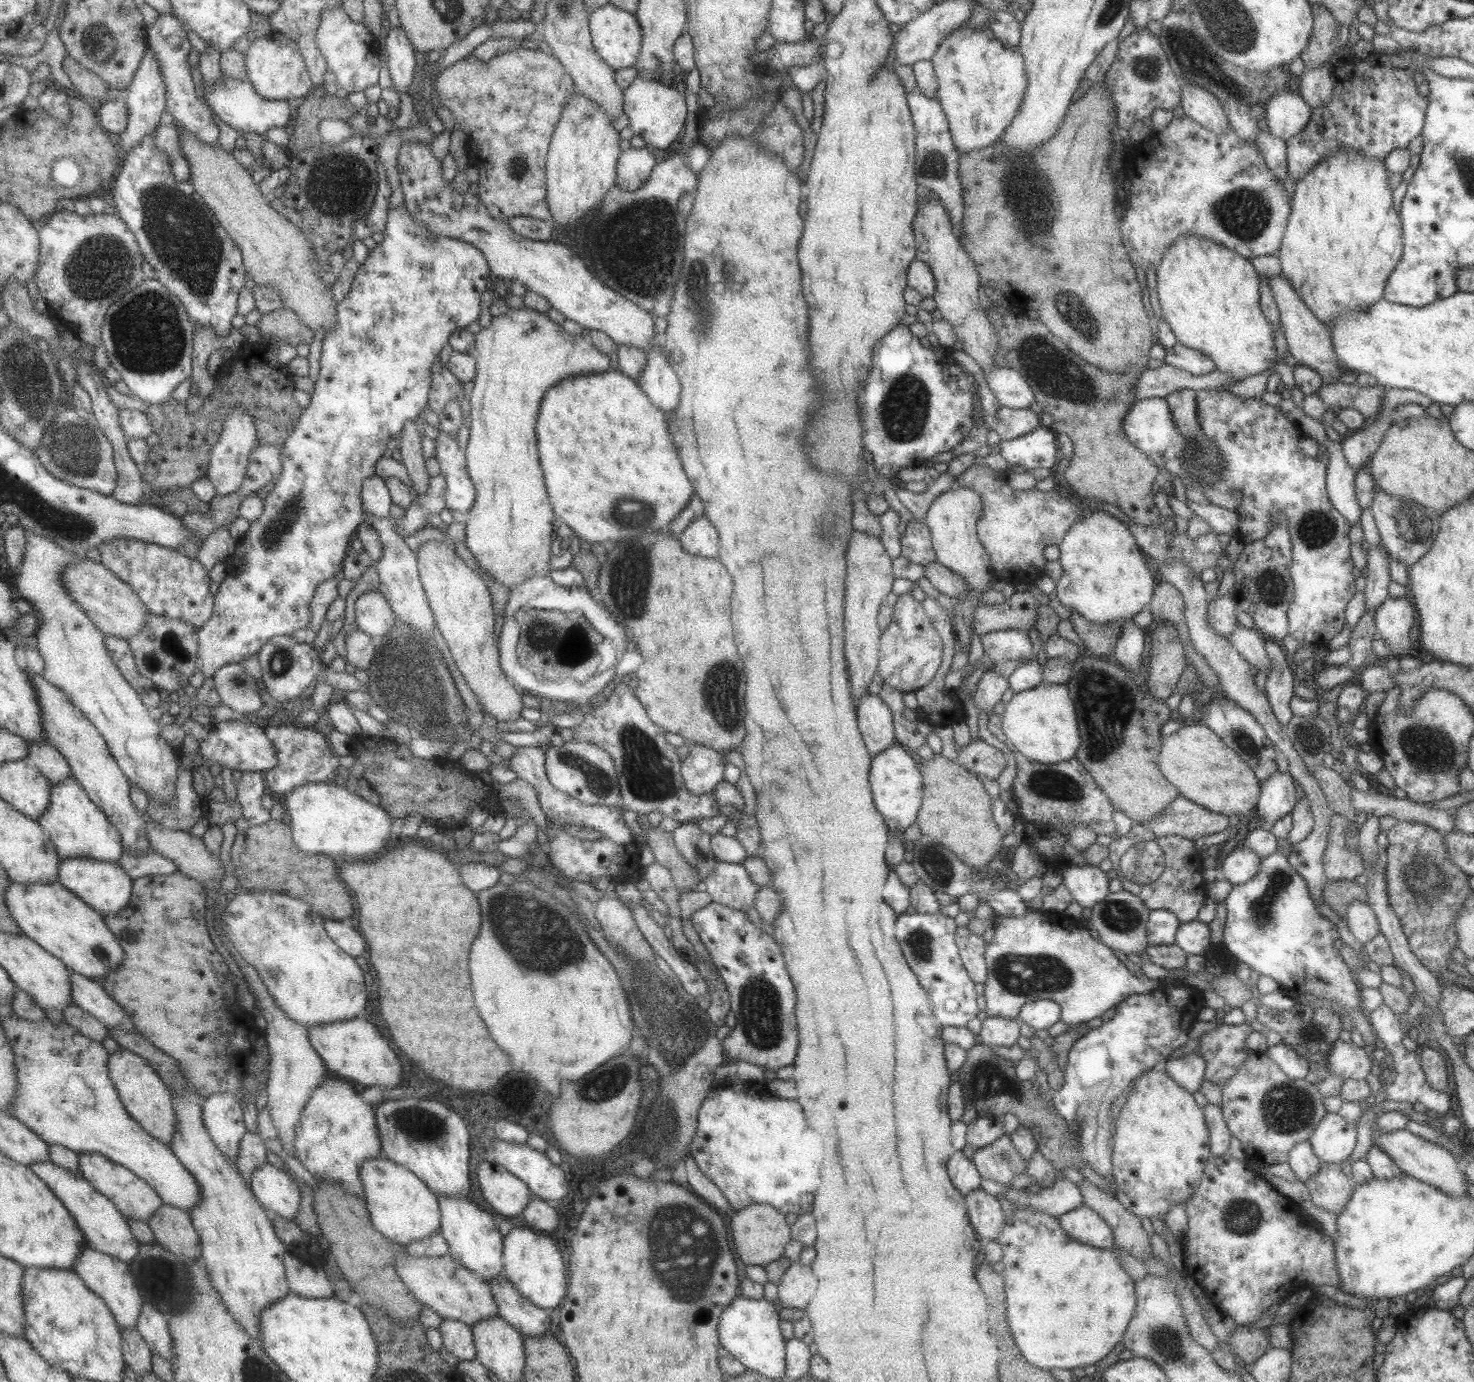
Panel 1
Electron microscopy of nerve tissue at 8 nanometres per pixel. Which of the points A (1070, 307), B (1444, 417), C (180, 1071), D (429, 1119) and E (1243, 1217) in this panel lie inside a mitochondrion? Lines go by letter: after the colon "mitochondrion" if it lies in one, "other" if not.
A: mitochondrion
B: other
C: other
D: mitochondrion
E: mitochondrion

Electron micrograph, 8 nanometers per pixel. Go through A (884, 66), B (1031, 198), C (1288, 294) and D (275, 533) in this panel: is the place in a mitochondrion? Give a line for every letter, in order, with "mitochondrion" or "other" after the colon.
A: other
B: mitochondrion
C: other
D: mitochondrion

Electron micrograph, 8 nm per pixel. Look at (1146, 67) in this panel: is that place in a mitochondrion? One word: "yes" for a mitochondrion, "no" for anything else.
yes

